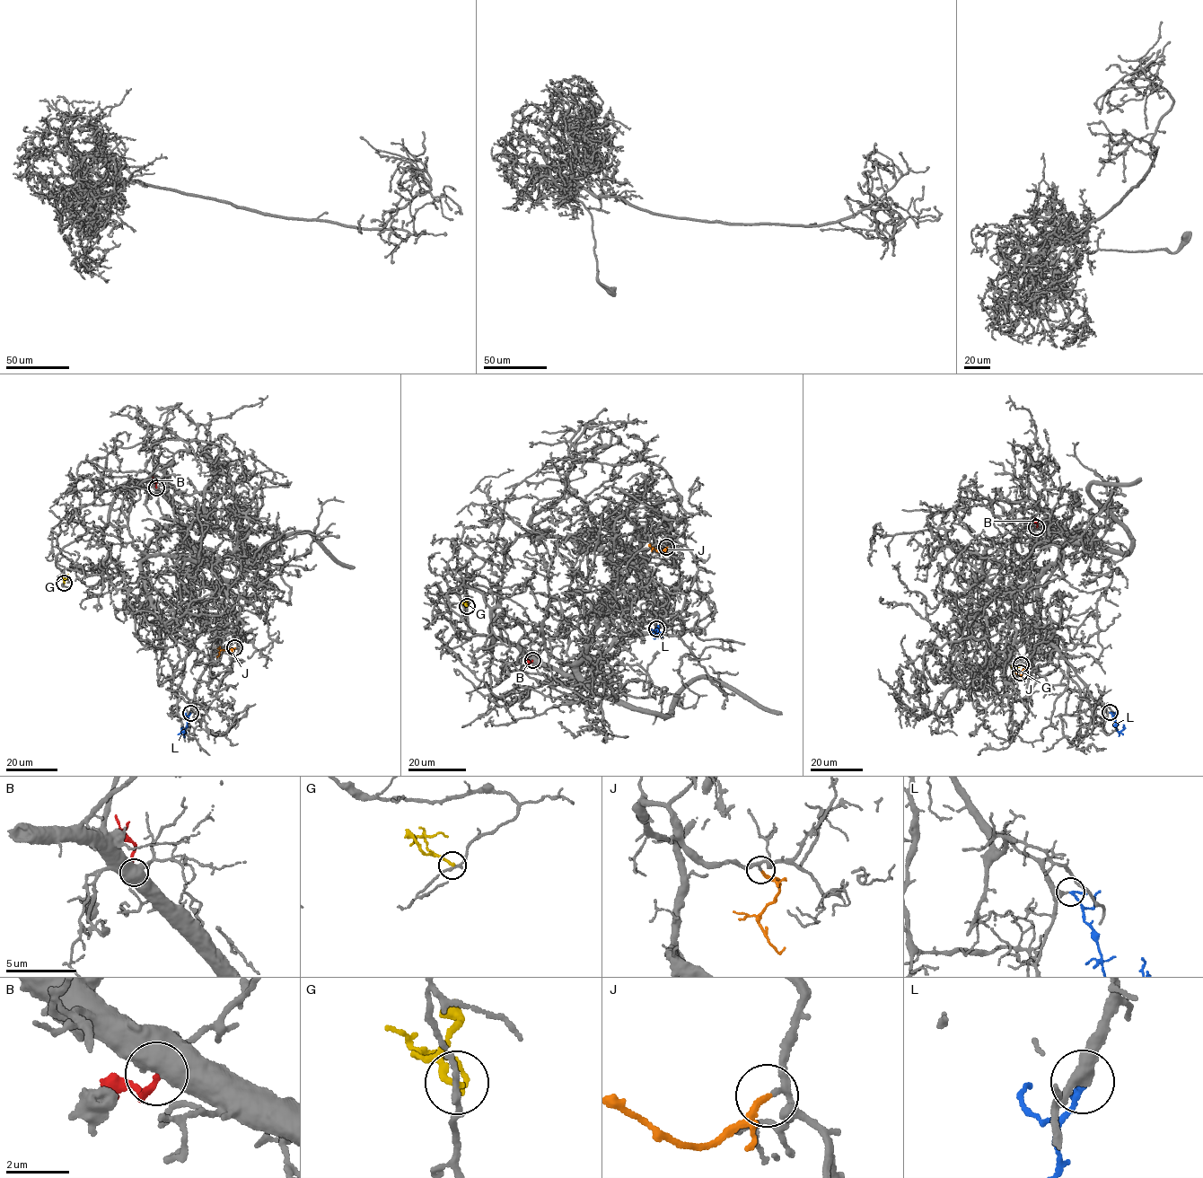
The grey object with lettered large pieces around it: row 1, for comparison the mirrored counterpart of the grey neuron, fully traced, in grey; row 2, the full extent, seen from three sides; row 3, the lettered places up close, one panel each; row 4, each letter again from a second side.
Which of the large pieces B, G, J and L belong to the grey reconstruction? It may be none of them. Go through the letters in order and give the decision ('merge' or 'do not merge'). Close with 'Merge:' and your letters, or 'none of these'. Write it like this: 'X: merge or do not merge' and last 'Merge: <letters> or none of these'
B: do not merge
G: do not merge
J: merge
L: merge
Merge: J, L

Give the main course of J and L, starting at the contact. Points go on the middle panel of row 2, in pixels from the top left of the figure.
J: (666, 547), (660, 551), (653, 548), (651, 551)
L: (656, 628), (655, 638)

